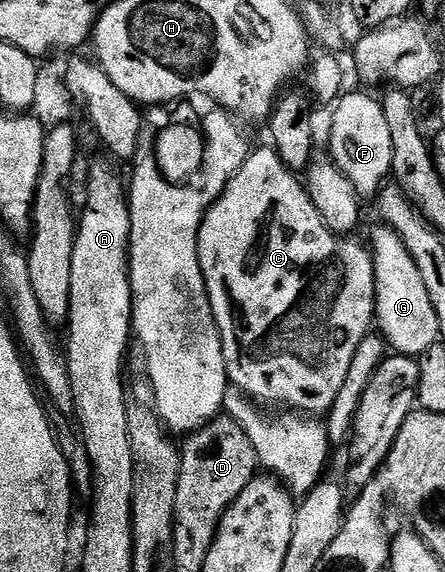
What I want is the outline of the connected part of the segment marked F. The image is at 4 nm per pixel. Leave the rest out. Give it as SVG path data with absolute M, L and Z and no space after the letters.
M349 91L333 104L328 154L352 183L359 200L373 200L392 175L392 129L388 129L384 109L377 98L362 91Z

